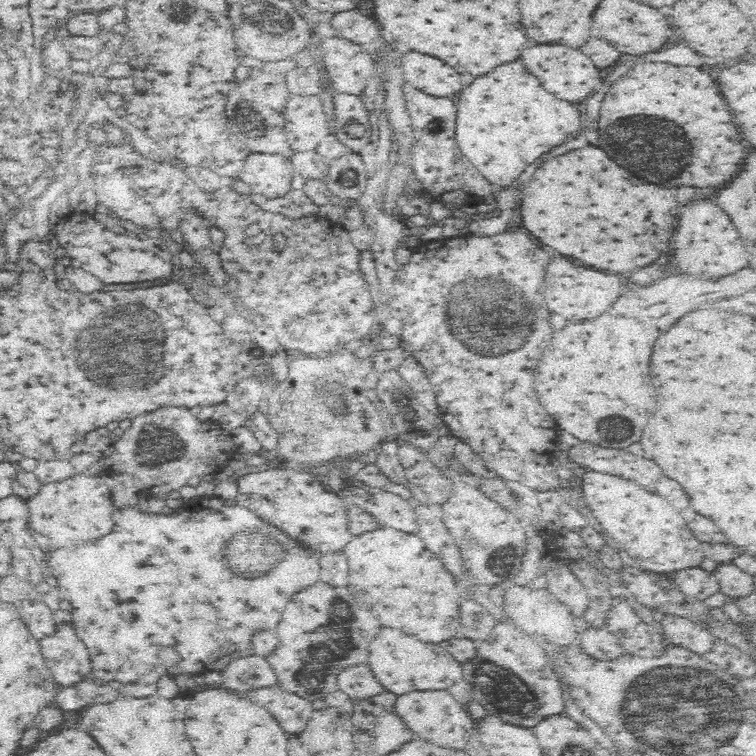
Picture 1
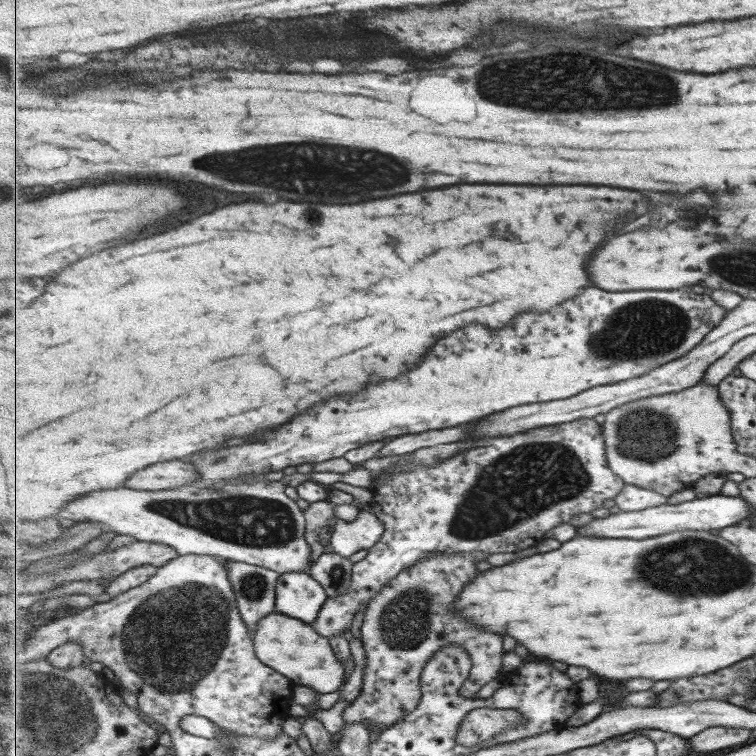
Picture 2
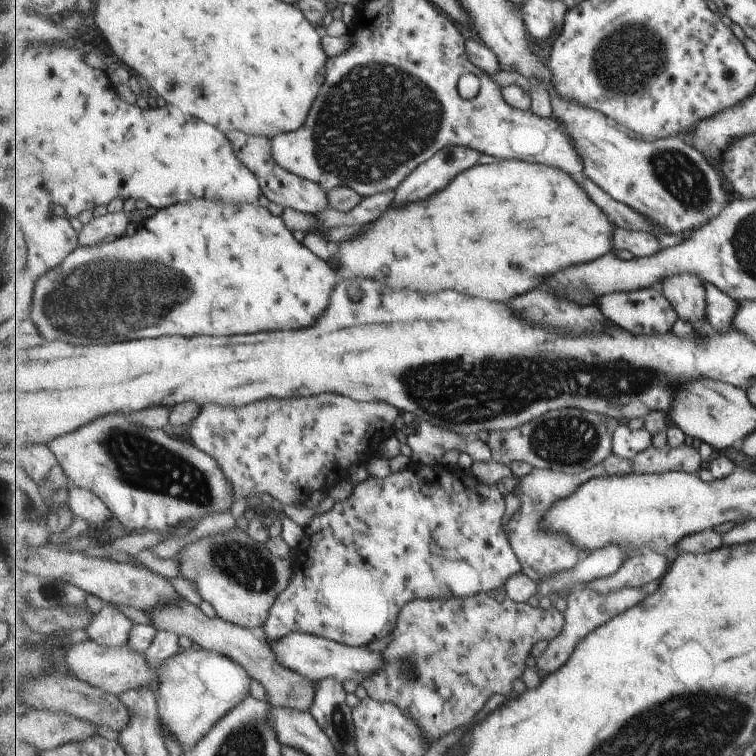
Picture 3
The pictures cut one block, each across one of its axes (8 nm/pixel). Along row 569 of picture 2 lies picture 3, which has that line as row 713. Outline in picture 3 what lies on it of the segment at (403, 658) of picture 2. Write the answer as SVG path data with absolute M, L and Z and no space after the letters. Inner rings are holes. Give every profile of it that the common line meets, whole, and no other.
M484 594L469 599L415 599L401 609L397 626L388 638L389 643L382 652L387 660L385 668L360 684L373 700L397 704L421 730L425 728L429 738L439 740L443 734L471 722L491 696L513 696L513 682L523 678L533 646L541 640L550 642L557 638L565 622L564 612L553 606L544 610L508 597L502 602Z

